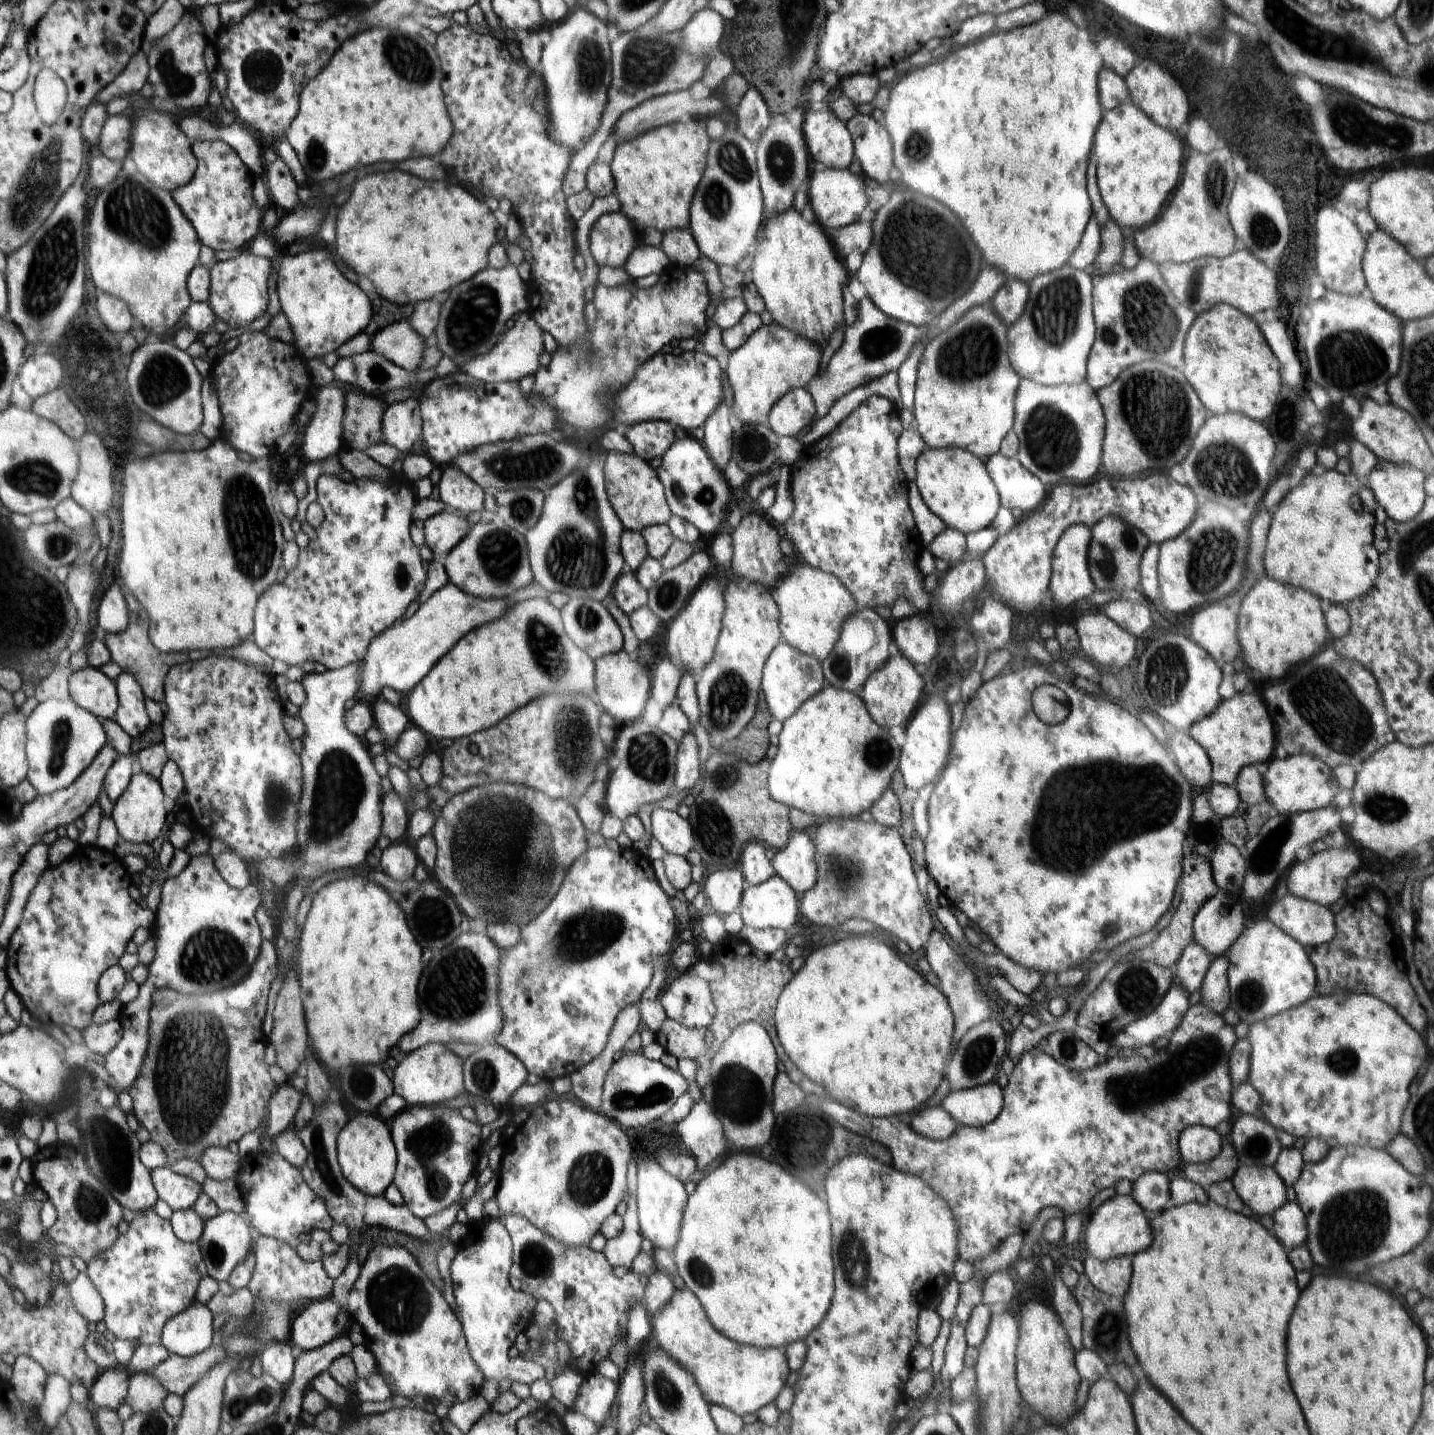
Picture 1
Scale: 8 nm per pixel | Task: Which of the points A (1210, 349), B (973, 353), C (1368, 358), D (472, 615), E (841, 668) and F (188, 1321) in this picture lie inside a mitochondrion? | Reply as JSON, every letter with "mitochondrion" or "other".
{"A":"other","B":"mitochondrion","C":"mitochondrion","D":"other","E":"mitochondrion","F":"other"}

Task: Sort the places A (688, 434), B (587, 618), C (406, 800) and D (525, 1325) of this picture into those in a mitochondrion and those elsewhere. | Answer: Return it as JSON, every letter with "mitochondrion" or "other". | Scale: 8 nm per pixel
{"A":"other","B":"mitochondrion","C":"other","D":"other"}

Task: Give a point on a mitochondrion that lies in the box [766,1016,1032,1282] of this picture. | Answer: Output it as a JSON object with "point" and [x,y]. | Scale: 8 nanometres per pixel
{"point":[976,1056]}

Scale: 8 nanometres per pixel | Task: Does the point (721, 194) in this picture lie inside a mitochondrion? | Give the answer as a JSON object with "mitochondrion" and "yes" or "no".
{"mitochondrion":"yes"}

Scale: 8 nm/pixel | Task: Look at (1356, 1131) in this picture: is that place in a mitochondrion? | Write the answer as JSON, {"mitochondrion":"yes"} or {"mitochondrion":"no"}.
{"mitochondrion":"no"}

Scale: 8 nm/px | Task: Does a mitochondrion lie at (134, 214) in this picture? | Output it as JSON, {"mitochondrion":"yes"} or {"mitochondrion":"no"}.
{"mitochondrion":"yes"}

